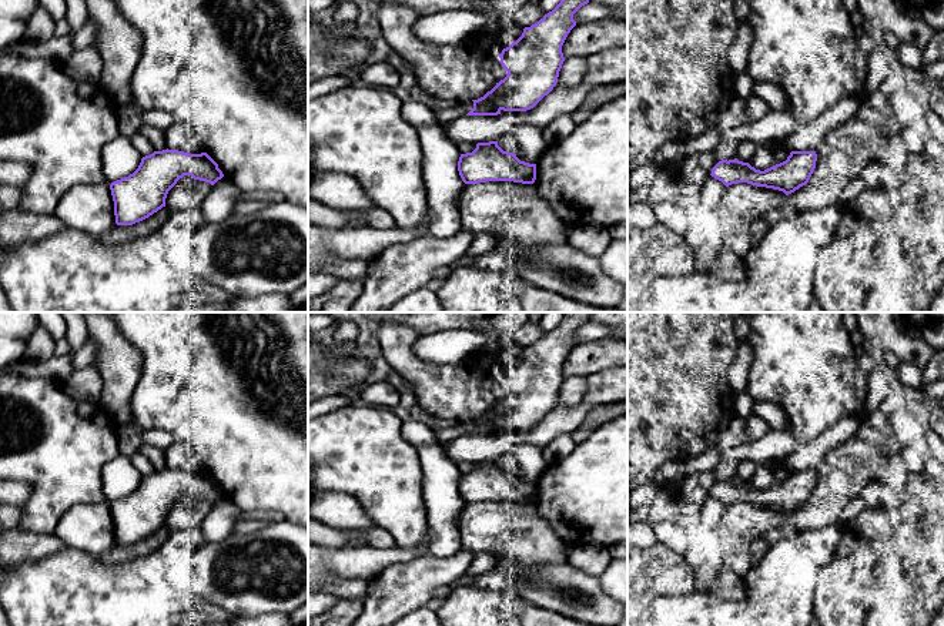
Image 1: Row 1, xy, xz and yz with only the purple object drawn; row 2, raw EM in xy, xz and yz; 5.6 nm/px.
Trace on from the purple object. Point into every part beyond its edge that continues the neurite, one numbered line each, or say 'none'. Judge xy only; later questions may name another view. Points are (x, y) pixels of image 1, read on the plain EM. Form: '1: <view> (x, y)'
none

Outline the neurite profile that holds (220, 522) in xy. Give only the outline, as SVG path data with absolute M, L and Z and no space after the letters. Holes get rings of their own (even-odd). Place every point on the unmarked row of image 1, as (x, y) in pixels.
M218 499L200 526L205 542L217 543L234 533L241 513L244 512L231 499Z

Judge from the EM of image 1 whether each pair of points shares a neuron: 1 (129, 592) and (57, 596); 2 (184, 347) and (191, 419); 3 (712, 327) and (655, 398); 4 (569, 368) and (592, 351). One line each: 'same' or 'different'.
1: same
2: same
3: same
4: same

